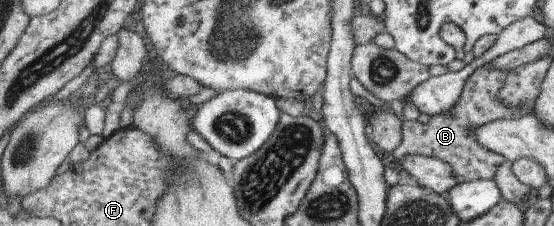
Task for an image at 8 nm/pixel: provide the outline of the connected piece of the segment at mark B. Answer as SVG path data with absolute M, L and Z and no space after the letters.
M486 63L472 72L463 87L459 101L456 102L455 107L452 107L447 113L431 116L430 120L425 124L416 120L406 120L403 123L403 138L400 141L400 146L393 152L396 158L395 160L402 162L403 156L406 155L436 157L450 166L452 178L454 178L457 184L478 179L494 179L496 168L507 160L507 158L483 147L482 144L476 140L476 137L471 135L470 130L475 127L482 127L498 119L519 119L528 115L530 110L528 107L507 107L504 103L501 103L499 92L505 84L505 78L510 71L493 69L489 64L490 63Z

